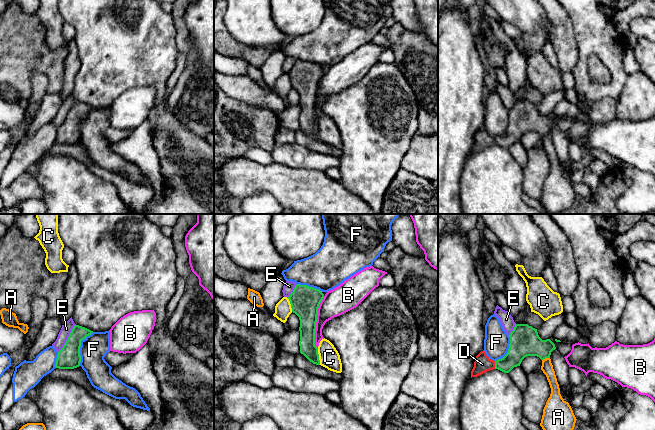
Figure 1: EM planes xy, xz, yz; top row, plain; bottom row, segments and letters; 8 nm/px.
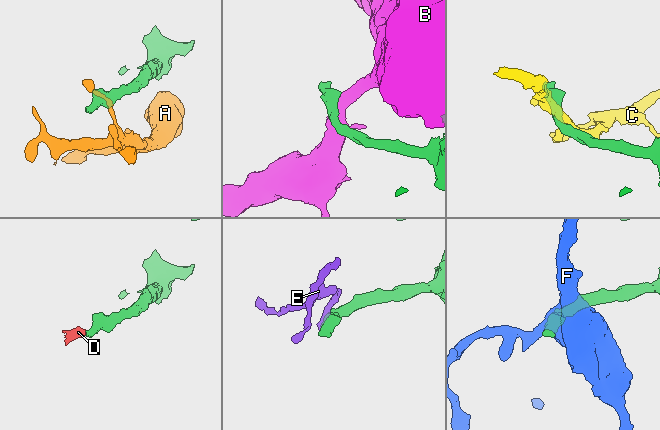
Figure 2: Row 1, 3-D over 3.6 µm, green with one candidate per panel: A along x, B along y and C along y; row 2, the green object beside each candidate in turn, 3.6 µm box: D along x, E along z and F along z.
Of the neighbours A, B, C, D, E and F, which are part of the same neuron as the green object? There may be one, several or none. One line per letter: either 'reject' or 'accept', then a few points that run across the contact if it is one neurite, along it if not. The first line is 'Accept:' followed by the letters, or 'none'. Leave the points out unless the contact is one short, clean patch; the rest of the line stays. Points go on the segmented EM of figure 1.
Accept: D
A: reject
B: reject
C: reject
D: accept | yz (520, 347), (503, 364), (495, 365), (482, 364)
E: reject | xy (75, 324), (65, 344), (58, 352)
F: reject

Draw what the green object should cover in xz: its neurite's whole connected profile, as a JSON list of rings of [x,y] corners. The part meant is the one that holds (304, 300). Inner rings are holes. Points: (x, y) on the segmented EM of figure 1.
[[[297,284],[288,297],[292,312],[300,320],[300,353],[310,362],[320,365],[318,348],[315,346],[315,330],[318,308],[324,294],[319,289]]]

